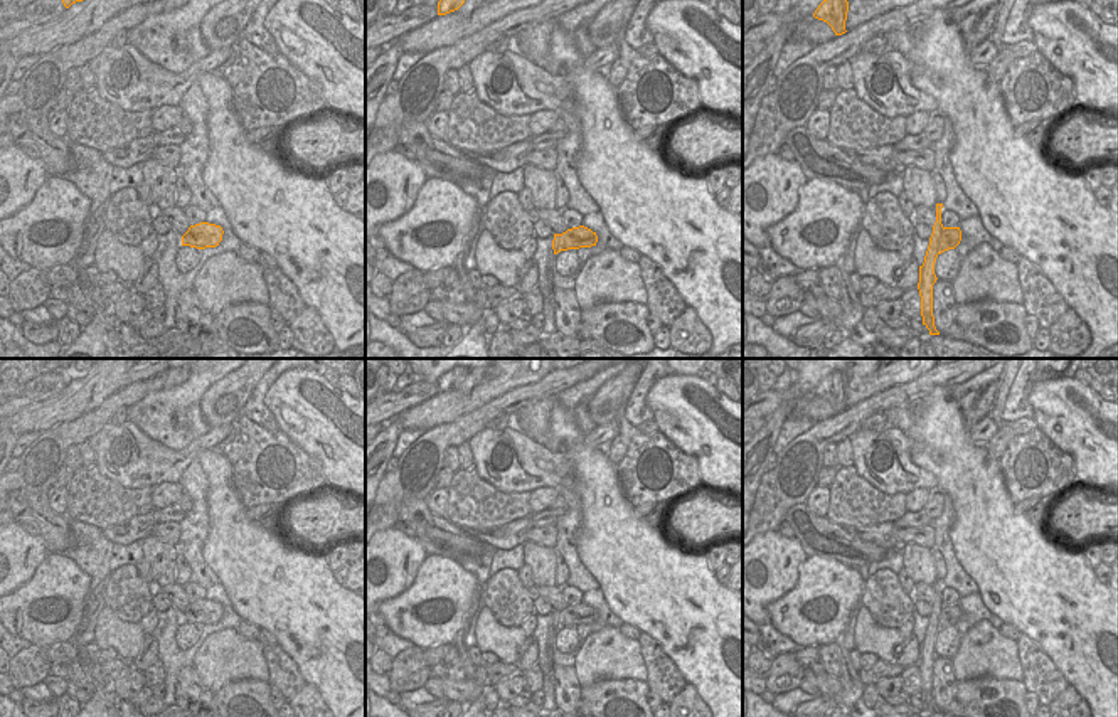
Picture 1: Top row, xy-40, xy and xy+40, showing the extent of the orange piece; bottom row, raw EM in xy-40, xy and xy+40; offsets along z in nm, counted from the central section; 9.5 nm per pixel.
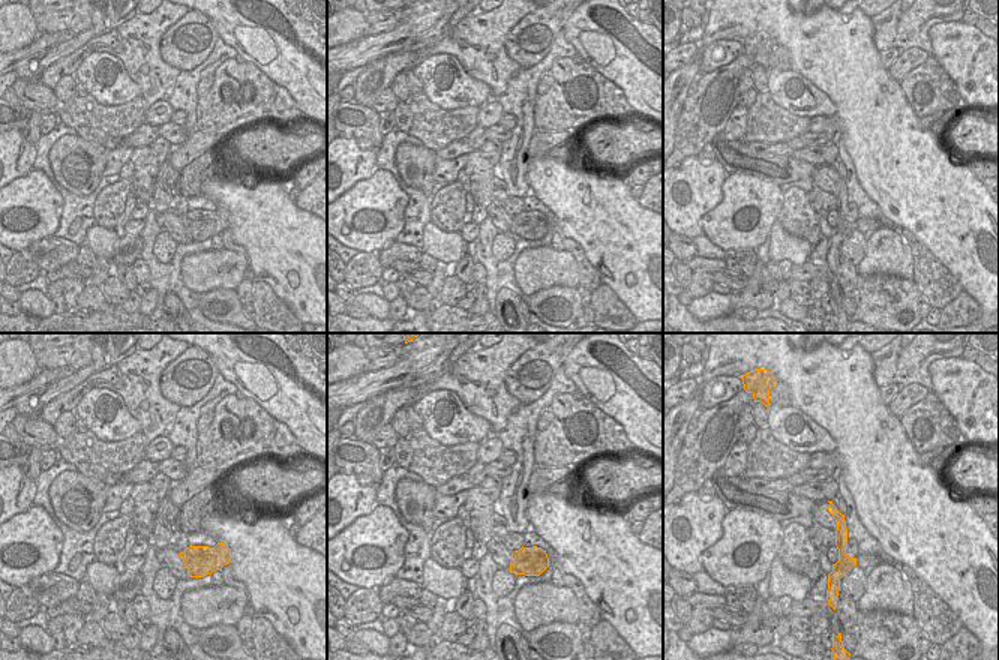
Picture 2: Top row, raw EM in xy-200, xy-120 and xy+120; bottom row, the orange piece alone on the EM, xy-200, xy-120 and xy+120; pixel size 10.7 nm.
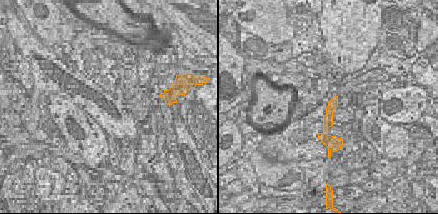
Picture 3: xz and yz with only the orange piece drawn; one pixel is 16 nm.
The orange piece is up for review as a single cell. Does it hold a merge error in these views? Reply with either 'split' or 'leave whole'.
split

